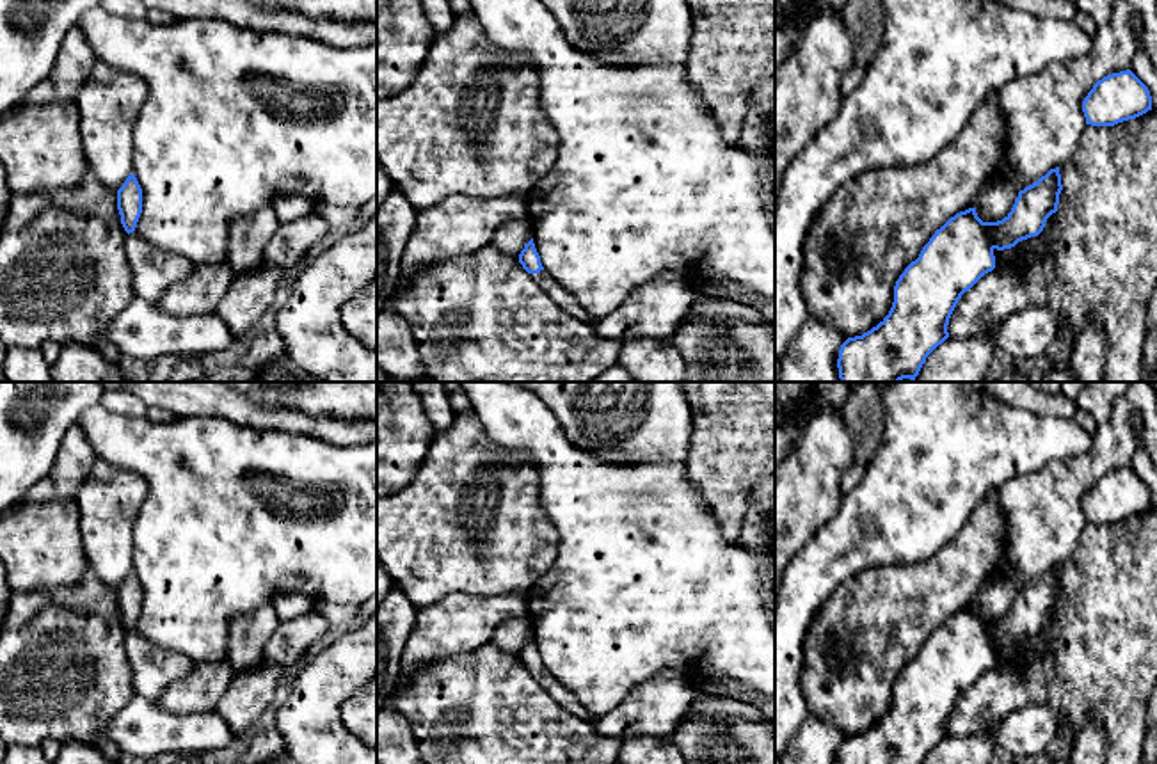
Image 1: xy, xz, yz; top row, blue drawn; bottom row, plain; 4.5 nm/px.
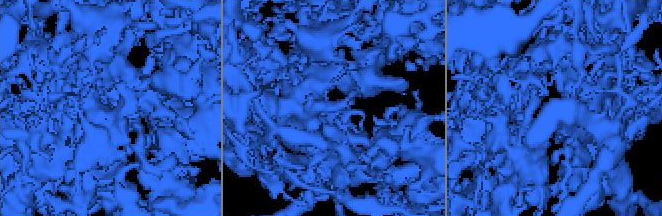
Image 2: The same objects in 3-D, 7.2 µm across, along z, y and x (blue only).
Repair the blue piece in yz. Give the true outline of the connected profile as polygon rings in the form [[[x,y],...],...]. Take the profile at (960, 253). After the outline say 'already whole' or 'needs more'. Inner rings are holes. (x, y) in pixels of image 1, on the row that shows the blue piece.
[[[1056,167],[1020,190],[1011,211],[1002,220],[983,222],[976,208],[951,217],[896,281],[889,314],[871,330],[848,338],[841,345],[837,359],[841,382],[915,380],[926,357],[949,338],[949,318],[962,295],[995,268],[993,251],[1011,249],[1022,240],[1038,236],[1047,219],[1057,211],[1061,190],[1061,174]]]; already whole

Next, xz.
[[[533,238],[521,251],[519,263],[523,265],[523,268],[528,274],[539,274],[540,270],[544,270],[544,267],[540,263],[540,256],[539,256],[539,252],[535,249]]]; already whole

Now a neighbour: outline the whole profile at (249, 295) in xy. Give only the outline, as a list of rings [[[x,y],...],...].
[[[263,265],[258,270],[236,275],[217,306],[217,316],[229,327],[235,339],[251,336],[275,298],[283,268]]]

